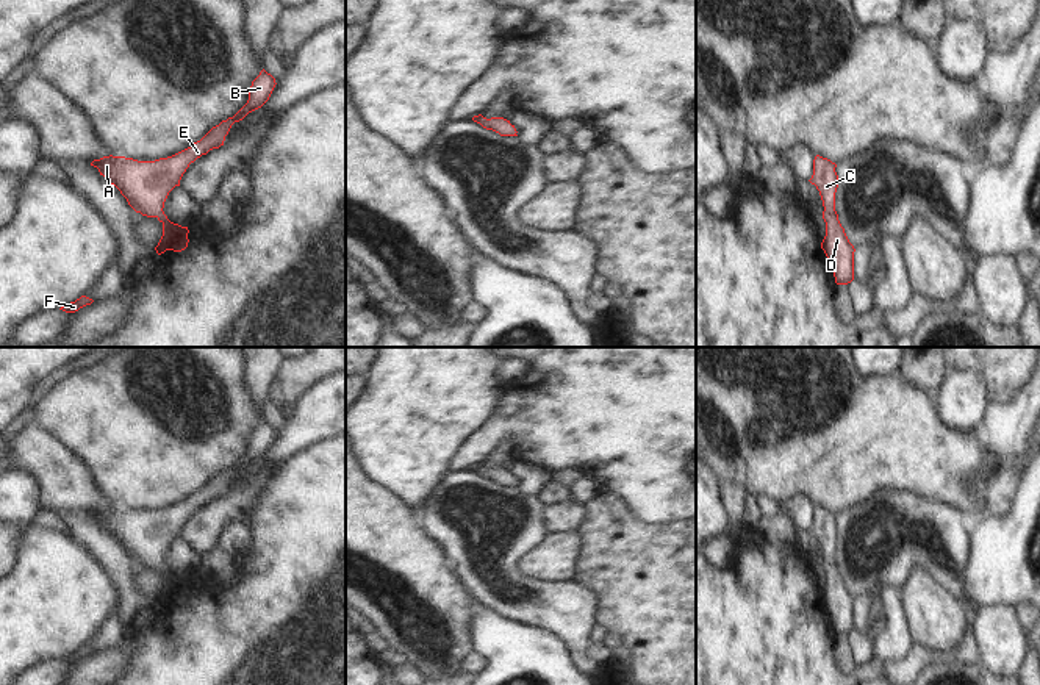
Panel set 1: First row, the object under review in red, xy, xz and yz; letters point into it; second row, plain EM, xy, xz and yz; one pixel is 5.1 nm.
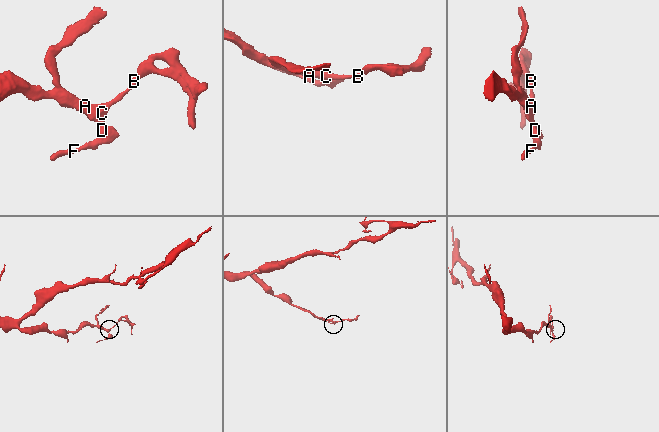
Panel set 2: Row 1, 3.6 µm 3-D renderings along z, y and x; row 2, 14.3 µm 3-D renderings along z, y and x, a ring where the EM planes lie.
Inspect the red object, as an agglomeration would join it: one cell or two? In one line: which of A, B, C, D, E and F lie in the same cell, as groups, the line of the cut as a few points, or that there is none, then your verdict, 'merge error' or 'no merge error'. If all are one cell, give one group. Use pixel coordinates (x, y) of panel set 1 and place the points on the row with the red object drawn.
A B C D E F; no cut; no merge error

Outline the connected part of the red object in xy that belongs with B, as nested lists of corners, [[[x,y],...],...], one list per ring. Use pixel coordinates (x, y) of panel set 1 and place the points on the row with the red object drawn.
[[[263,69],[252,81],[247,103],[233,117],[222,120],[200,141],[172,156],[138,161],[109,155],[91,163],[100,175],[106,177],[120,191],[136,213],[156,217],[163,224],[163,236],[155,247],[158,255],[166,250],[181,252],[189,242],[188,227],[170,222],[163,211],[169,192],[180,186],[180,180],[191,163],[224,145],[225,136],[235,122],[242,120],[269,100],[275,84],[275,78]]]

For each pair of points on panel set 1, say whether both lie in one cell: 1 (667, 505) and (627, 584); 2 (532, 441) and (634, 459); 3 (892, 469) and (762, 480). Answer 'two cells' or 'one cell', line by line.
1: two cells
2: one cell
3: one cell

